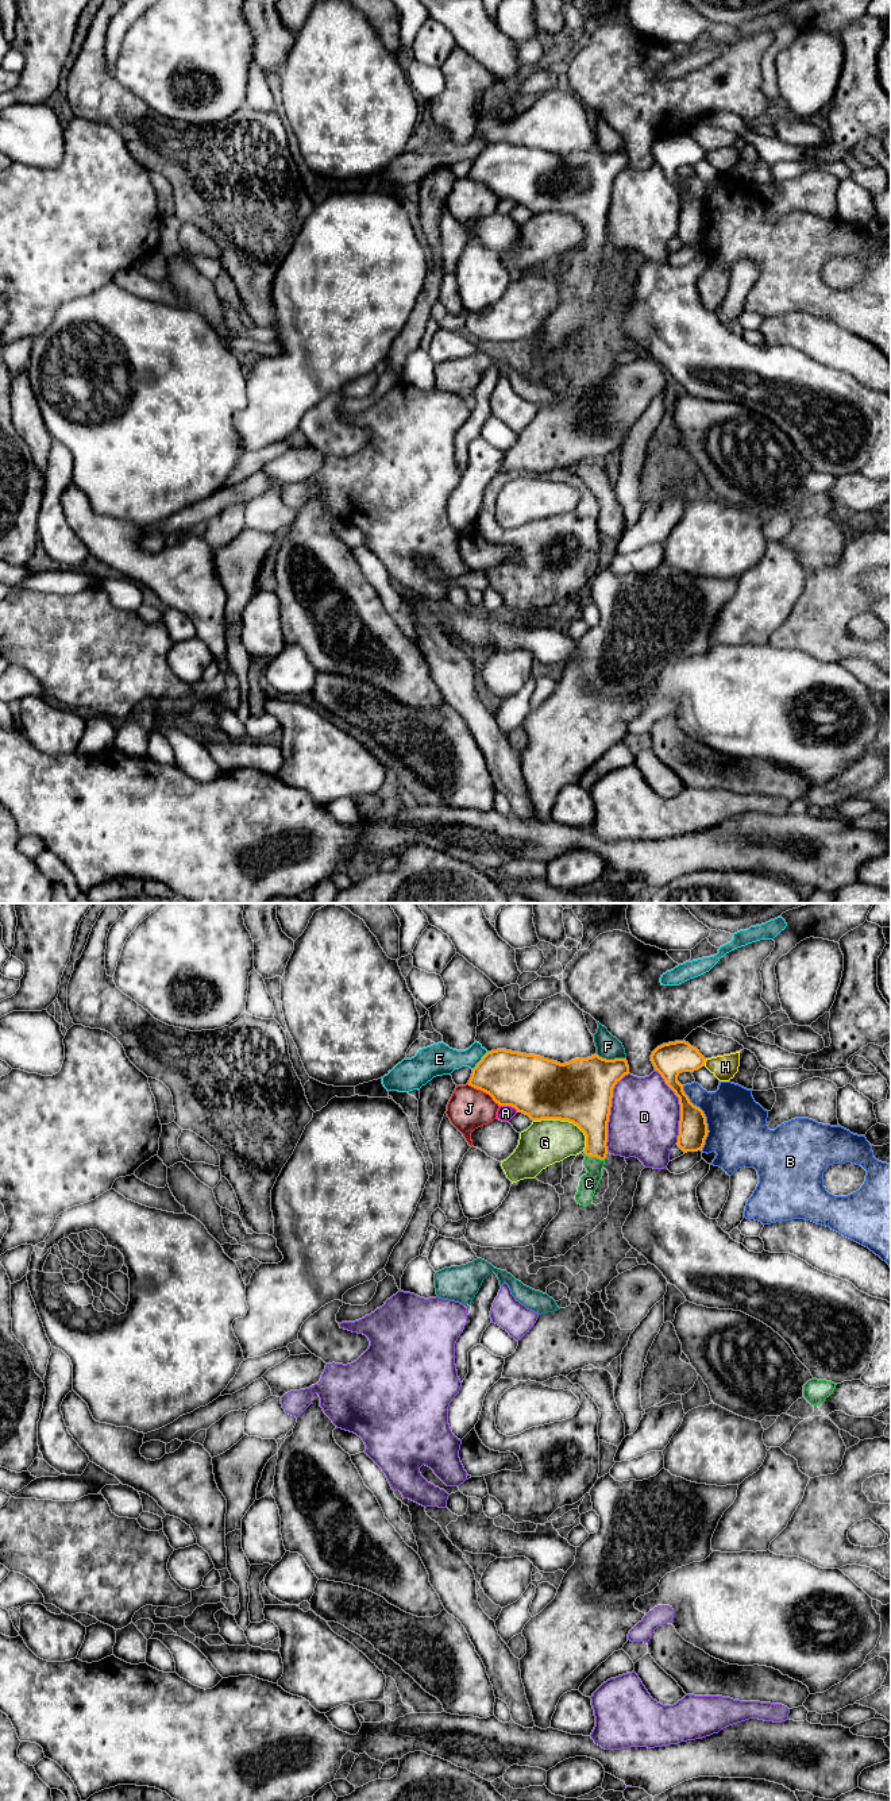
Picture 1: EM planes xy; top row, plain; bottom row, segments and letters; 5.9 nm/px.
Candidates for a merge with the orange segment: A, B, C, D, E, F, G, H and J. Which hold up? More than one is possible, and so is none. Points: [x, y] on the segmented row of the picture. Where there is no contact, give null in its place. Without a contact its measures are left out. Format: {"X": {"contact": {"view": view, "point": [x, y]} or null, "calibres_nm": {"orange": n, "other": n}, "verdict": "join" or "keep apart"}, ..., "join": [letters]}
{"A": {"contact": {"view": "xy", "point": [509, 1105]}, "calibres_nm": {"orange": 360, "other": 100}, "verdict": "keep apart"}, "B": {"contact": {"view": "xy", "point": [705, 1117]}, "calibres_nm": {"orange": 180, "other": 360}, "verdict": "keep apart"}, "C": {"contact": {"view": "xy", "point": [594, 1156]}, "calibres_nm": {"orange": 220, "other": 110}, "verdict": "join"}, "D": {"contact": {"view": "xy", "point": [609, 1111]}, "calibres_nm": {"orange": 380, "other": 420}, "verdict": "keep apart"}, "E": {"contact": {"view": "xy", "point": [479, 1061]}, "calibres_nm": {"orange": 320, "other": 190}, "verdict": "keep apart"}, "F": {"contact": {"view": "xy", "point": [610, 1060]}, "calibres_nm": {"orange": 380, "other": 140}, "verdict": "keep apart"}, "G": {"contact": {"view": "xy", "point": [567, 1119]}, "calibres_nm": {"orange": 380, "other": 280}, "verdict": "keep apart"}, "H": {"contact": {"view": "xy", "point": [705, 1060]}, "calibres_nm": {"orange": 200, "other": 150}, "verdict": "keep apart"}, "J": {"contact": {"view": "xy", "point": [483, 1091]}, "calibres_nm": {"orange": 320, "other": 260}, "verdict": "keep apart"}, "join": ["C"]}

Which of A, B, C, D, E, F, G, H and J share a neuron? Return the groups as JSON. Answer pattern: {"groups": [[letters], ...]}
{"groups": [["A"], ["B"], ["C"], ["D"], ["E"], ["F", "H"], ["G"], ["J"]]}

